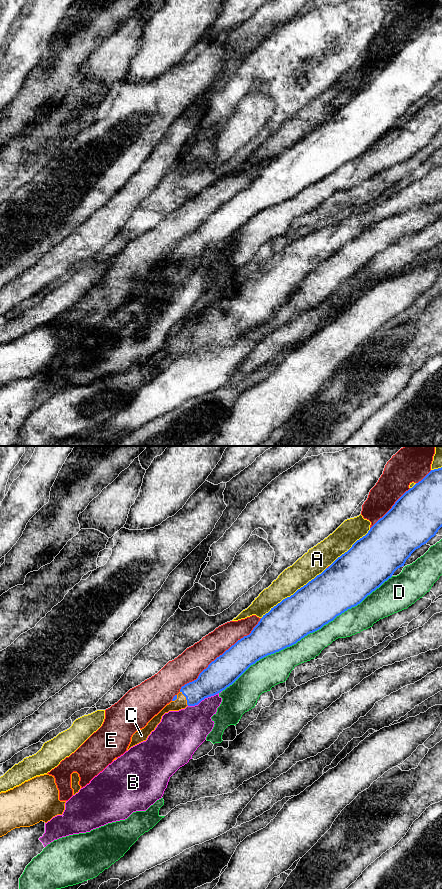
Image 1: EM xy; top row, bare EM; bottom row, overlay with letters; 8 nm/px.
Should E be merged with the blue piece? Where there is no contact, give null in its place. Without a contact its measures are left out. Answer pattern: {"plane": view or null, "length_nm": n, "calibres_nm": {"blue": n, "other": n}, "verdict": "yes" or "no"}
{"plane": "xy", "length_nm": 900, "calibres_nm": {"blue": 240, "other": 220}, "verdict": "no"}

